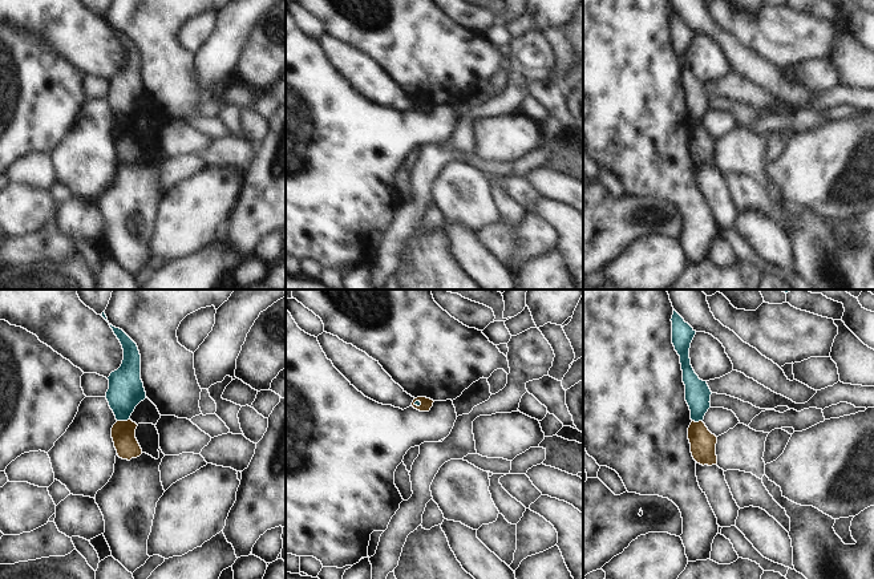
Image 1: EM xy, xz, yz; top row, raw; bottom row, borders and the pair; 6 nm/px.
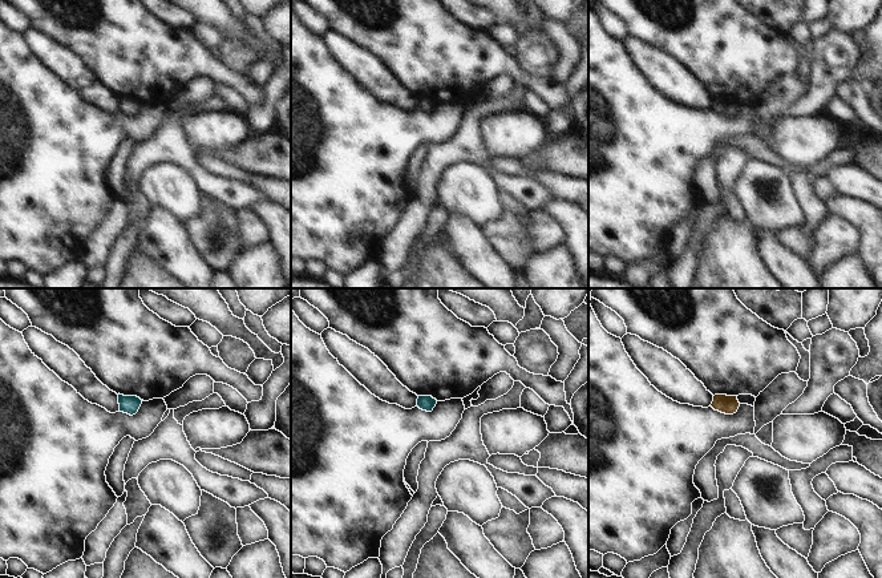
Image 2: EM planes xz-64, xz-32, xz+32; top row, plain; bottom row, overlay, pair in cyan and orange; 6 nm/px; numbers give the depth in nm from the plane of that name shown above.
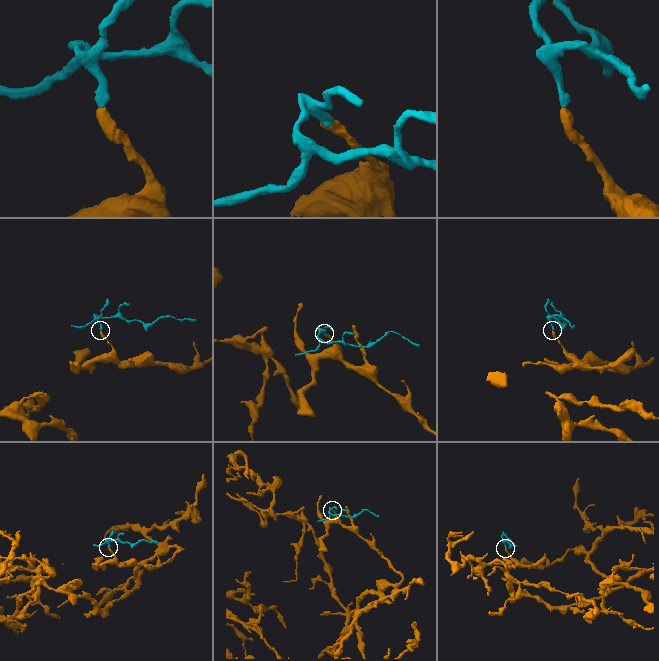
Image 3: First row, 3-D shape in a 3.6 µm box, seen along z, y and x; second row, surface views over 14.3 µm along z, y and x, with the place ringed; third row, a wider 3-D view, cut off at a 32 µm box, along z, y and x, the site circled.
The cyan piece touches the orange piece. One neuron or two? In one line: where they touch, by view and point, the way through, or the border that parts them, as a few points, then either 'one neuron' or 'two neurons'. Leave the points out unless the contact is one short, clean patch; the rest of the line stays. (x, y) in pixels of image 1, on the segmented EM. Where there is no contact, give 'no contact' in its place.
meets cyan in xy at (122, 420); border along xy (129, 418), (117, 421); two neurons

